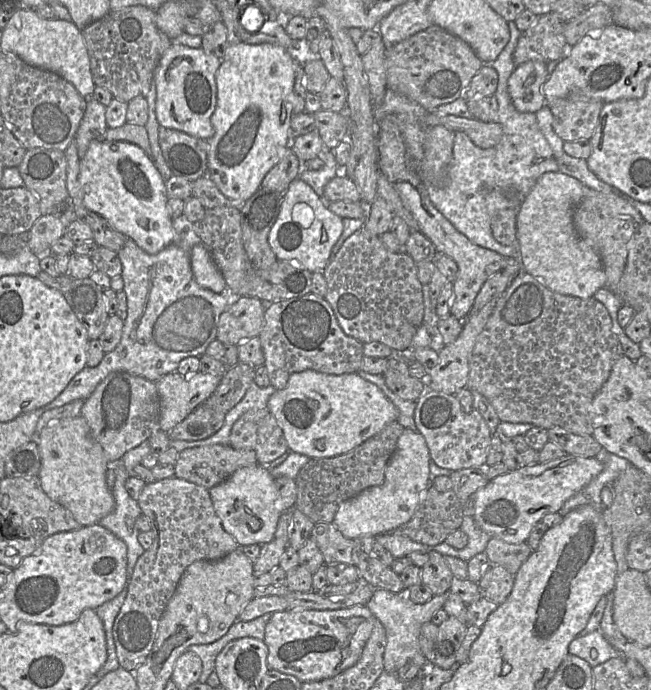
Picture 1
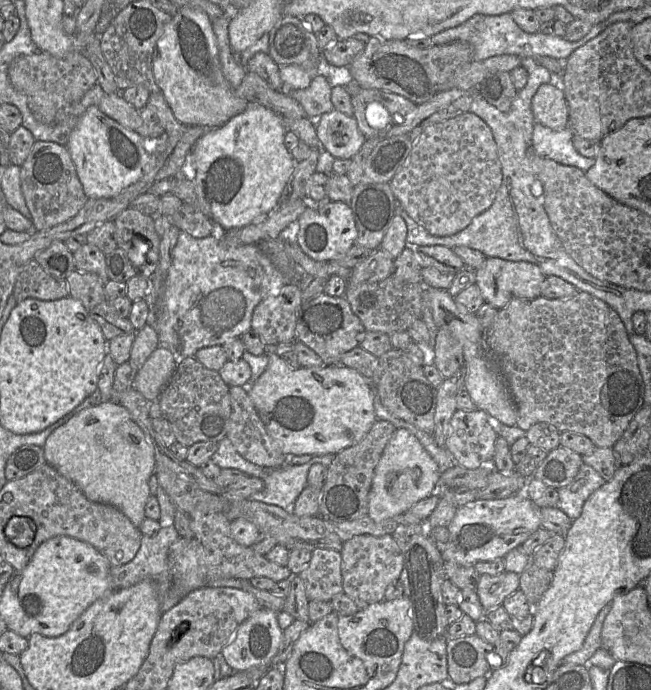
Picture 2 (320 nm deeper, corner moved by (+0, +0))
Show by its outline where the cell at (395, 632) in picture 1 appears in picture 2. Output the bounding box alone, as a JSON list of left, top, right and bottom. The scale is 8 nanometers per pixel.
[476,571,519,612]

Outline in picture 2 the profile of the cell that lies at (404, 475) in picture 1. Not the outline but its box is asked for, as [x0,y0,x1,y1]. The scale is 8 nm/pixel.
[367,429,440,522]

